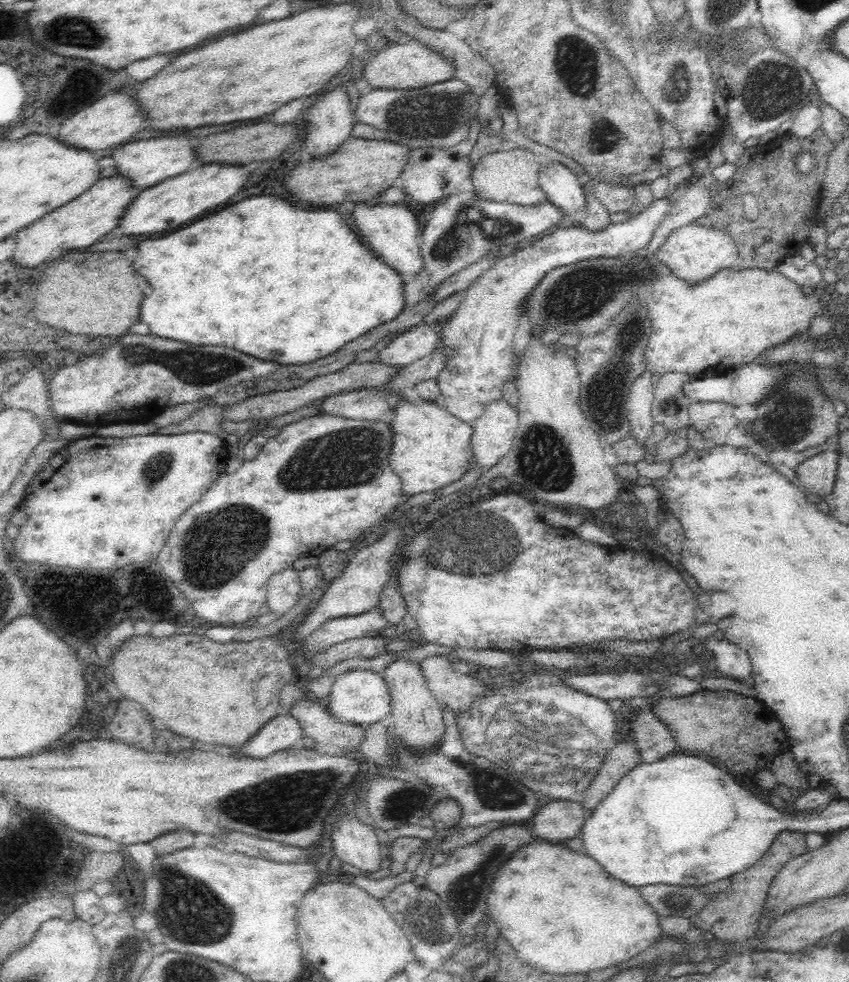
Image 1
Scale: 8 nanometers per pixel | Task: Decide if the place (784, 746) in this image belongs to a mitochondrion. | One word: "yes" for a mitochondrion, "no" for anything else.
no

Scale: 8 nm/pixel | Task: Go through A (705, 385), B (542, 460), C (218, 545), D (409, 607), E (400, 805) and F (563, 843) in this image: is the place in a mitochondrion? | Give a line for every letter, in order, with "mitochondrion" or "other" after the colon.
A: other
B: mitochondrion
C: mitochondrion
D: other
E: mitochondrion
F: other

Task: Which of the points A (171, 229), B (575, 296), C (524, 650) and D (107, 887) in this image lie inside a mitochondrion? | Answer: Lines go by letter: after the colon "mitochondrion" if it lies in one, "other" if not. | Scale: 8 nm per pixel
A: other
B: mitochondrion
C: other
D: other

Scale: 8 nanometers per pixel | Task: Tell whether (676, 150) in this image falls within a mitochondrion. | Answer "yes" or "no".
no

